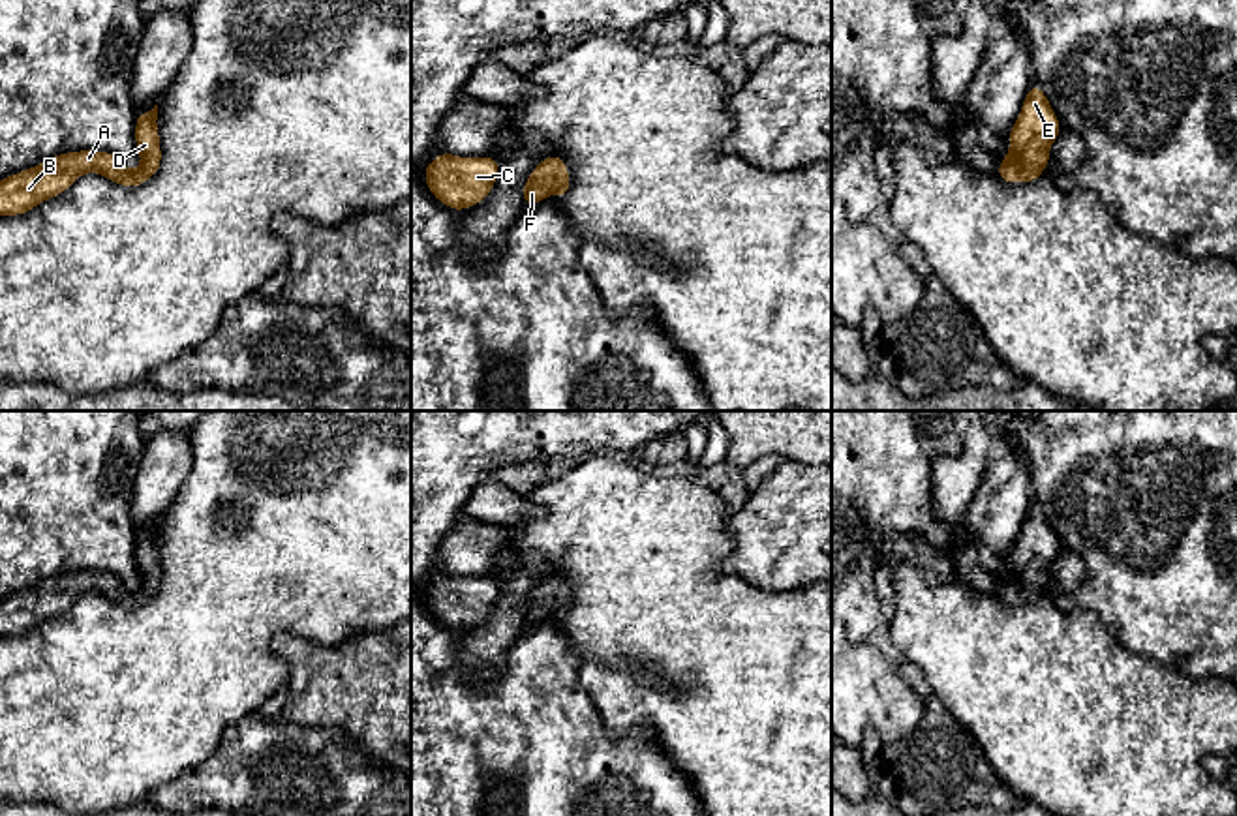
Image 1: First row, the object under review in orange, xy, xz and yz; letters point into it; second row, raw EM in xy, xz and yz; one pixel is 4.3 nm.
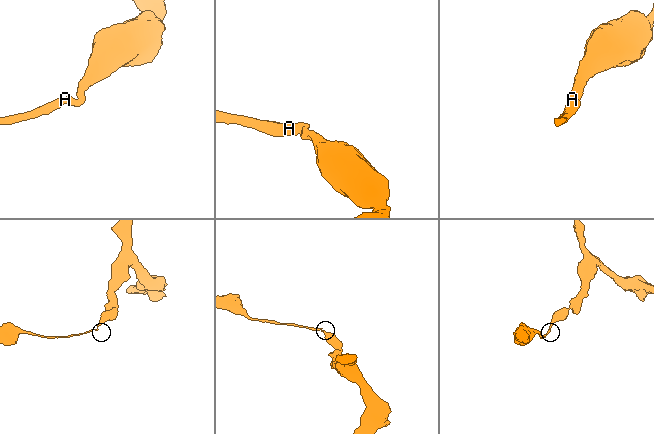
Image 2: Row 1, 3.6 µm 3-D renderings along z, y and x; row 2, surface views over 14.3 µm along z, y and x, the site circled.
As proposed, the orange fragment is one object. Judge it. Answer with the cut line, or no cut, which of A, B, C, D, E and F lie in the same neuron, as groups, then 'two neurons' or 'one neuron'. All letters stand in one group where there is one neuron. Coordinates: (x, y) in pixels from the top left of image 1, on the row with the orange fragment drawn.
cut none; groups A B C D E F; one neuron

